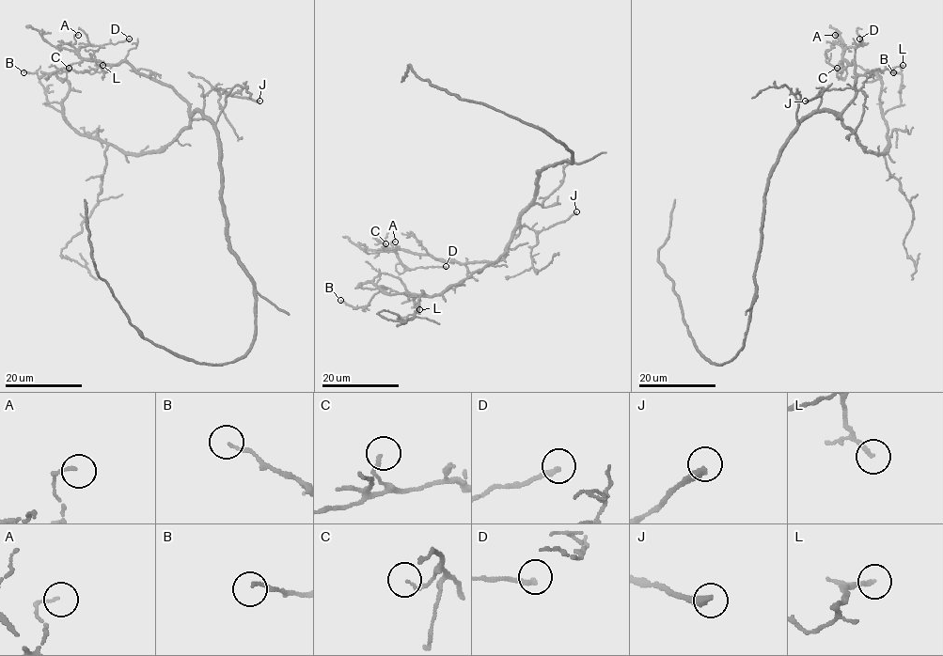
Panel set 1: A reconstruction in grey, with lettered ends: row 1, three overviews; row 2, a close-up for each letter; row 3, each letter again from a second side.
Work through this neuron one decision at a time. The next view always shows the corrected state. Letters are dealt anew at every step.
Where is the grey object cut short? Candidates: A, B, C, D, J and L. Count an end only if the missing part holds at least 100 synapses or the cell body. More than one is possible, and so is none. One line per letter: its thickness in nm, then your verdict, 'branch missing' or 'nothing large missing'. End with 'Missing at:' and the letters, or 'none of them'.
A: 90 nm thick; nothing large missing
B: 130 nm thick; nothing large missing
C: 110 nm thick; nothing large missing
D: 220 nm thick; nothing large missing
J: 340 nm thick; nothing large missing
L: 170 nm thick; nothing large missing
Missing at: none of them

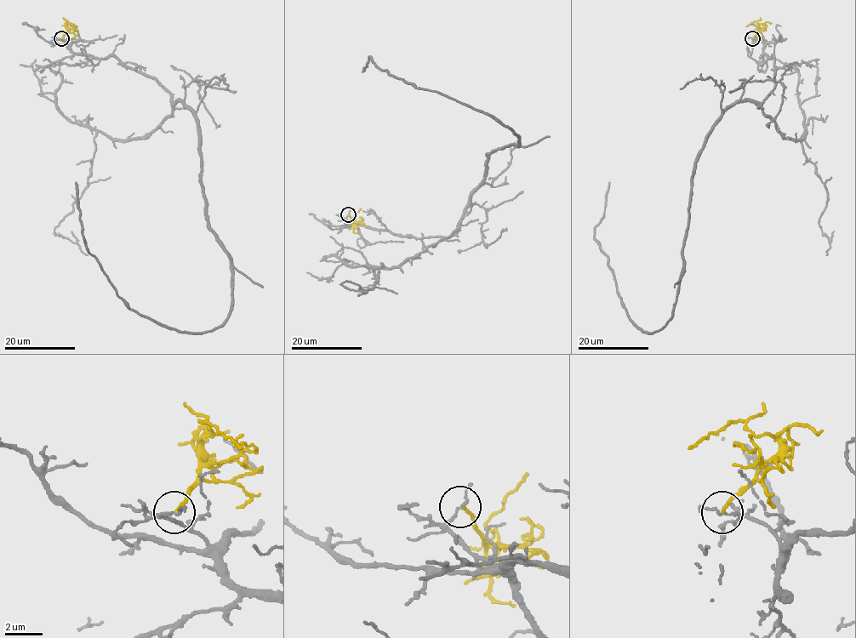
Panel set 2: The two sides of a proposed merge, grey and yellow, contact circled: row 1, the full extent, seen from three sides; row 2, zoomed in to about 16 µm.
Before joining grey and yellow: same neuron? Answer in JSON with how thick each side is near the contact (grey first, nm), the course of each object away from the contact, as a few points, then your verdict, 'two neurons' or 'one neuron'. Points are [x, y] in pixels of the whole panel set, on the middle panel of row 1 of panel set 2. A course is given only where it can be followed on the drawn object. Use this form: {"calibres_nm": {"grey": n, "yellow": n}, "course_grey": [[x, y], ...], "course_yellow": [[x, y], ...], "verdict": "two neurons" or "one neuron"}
{"calibres_nm": {"grey": 120, "yellow": 170}, "course_grey": [[348, 214], [397, 235], [451, 236], [487, 155], [518, 141], [370, 57], [362, 71]], "course_yellow": [[348, 214], [352, 225], [355, 222], [353, 217], [361, 208]], "verdict": "two neurons"}

